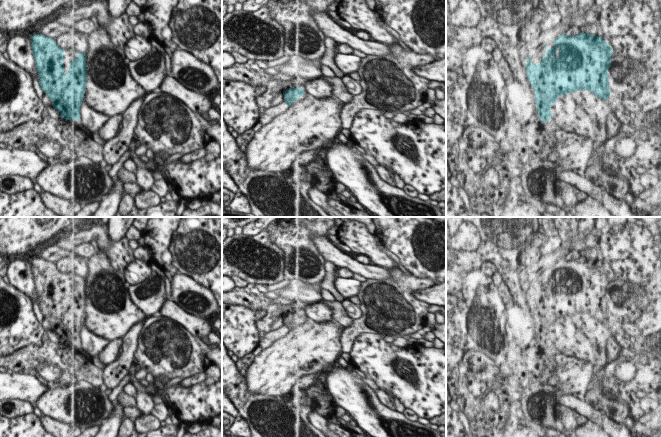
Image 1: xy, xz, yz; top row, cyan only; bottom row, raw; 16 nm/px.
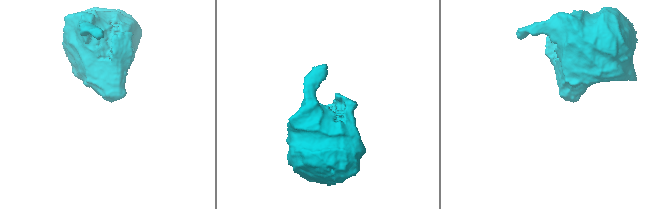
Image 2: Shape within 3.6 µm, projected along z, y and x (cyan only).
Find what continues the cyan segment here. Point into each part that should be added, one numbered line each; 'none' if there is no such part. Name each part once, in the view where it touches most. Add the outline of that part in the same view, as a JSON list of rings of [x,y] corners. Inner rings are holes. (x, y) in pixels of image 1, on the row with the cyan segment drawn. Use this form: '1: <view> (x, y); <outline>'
none

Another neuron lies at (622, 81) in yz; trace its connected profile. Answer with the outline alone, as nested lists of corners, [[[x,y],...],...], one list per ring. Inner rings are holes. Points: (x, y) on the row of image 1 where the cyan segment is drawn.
[[[613,52],[611,56],[611,67],[608,69],[610,87],[608,100],[622,108],[630,102],[633,94],[639,91],[637,77],[634,74],[638,64],[640,64],[640,61],[635,65],[631,65],[619,54]]]

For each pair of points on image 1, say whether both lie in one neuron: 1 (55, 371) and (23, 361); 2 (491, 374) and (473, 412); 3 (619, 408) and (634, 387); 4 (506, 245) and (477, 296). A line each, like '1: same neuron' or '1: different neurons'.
1: different neurons
2: same neuron
3: different neurons
4: different neurons

